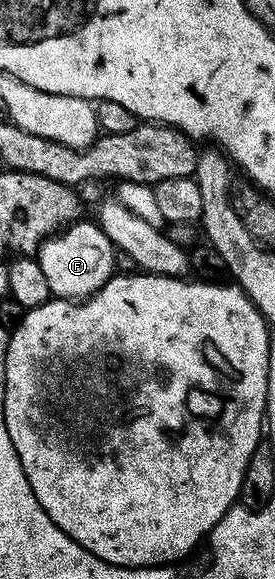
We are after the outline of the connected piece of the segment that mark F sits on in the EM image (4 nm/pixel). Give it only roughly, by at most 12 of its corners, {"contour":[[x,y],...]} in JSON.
{"contour":[[87,218],[49,236],[38,261],[53,297],[83,301],[117,271]]}

